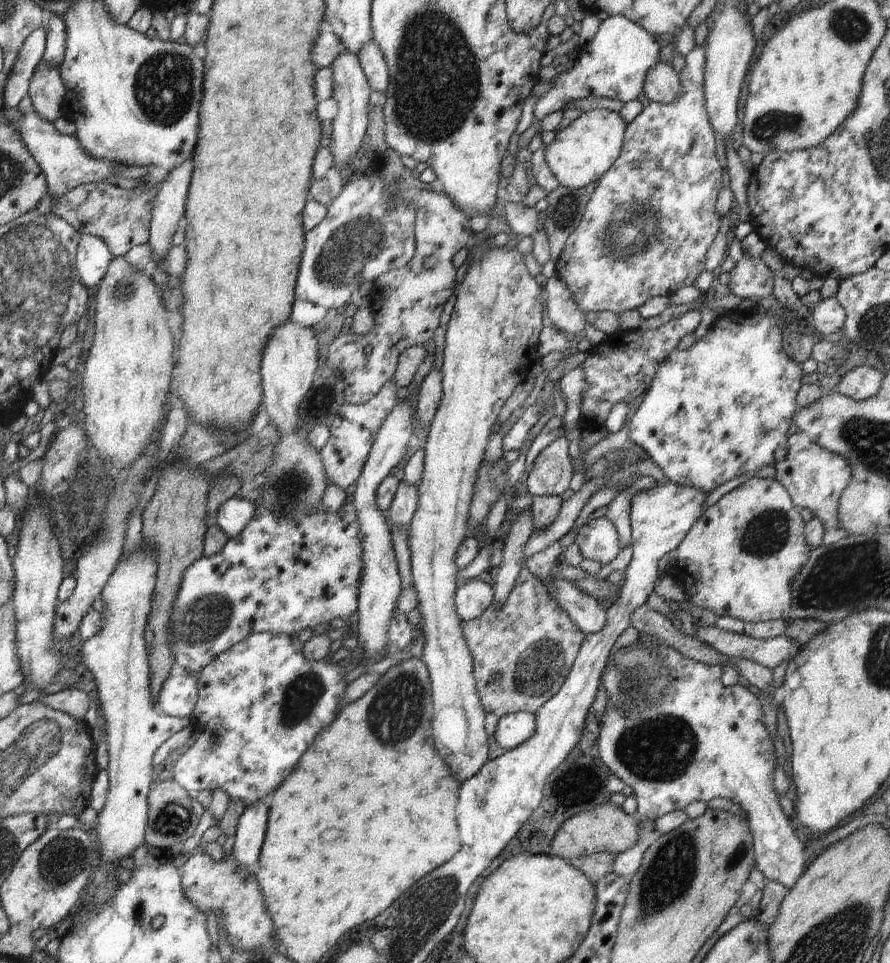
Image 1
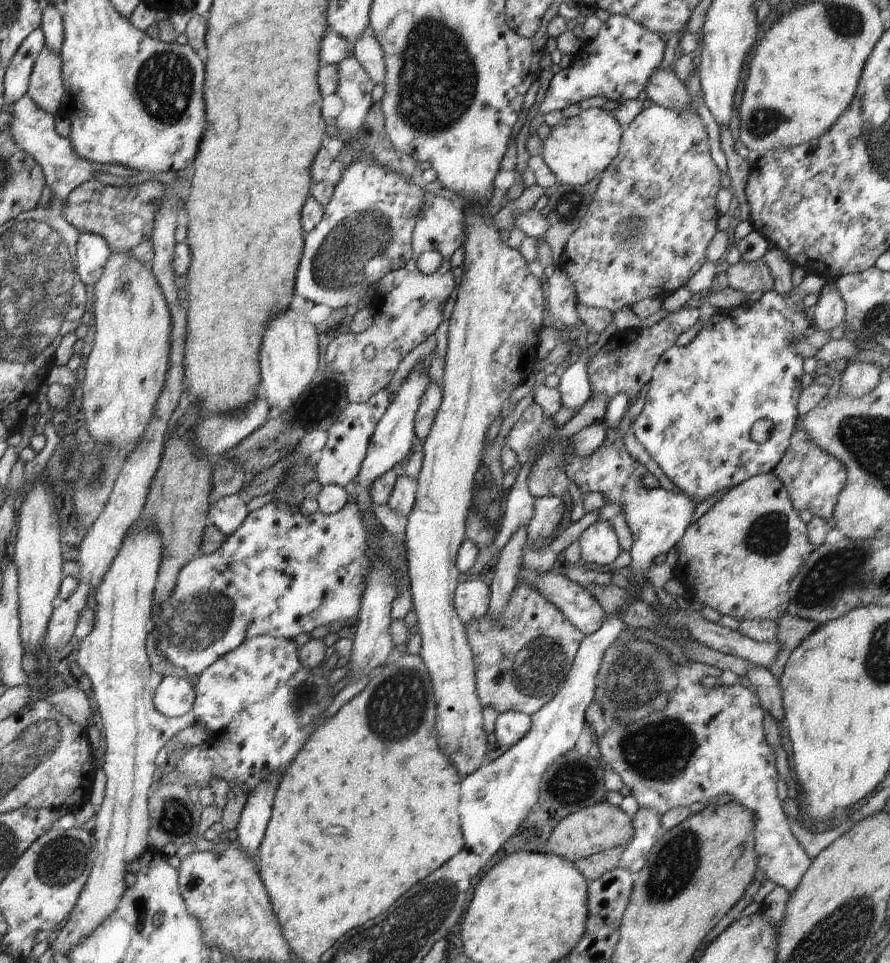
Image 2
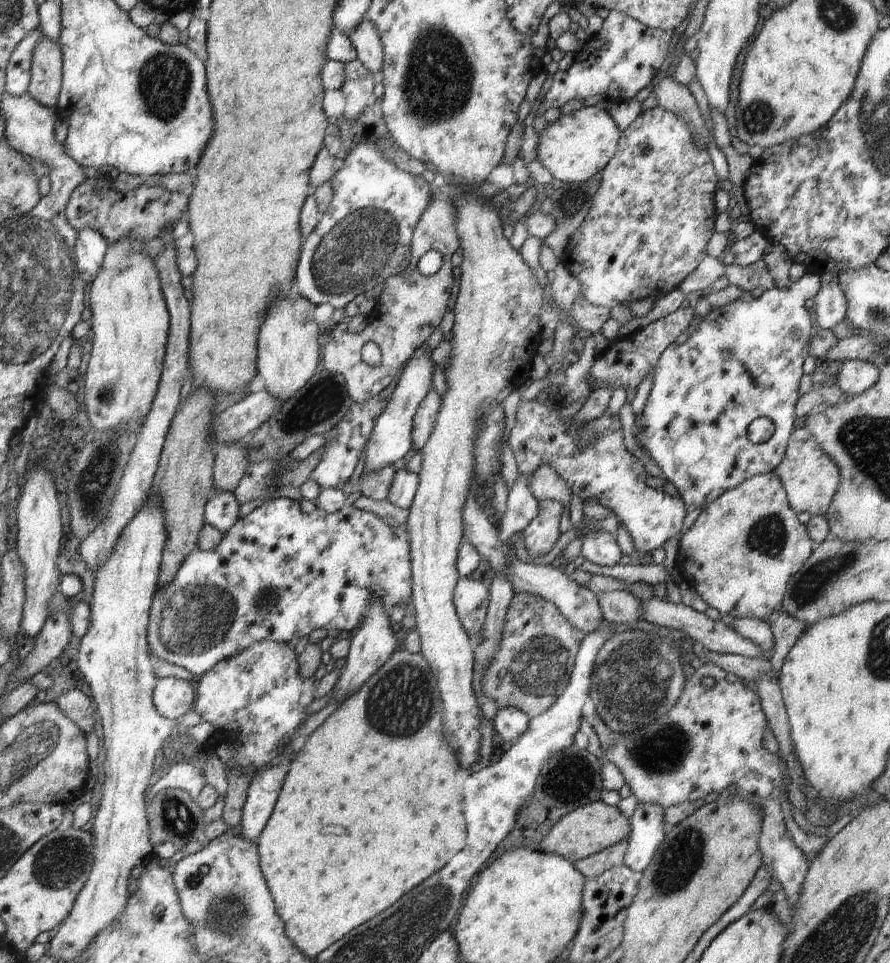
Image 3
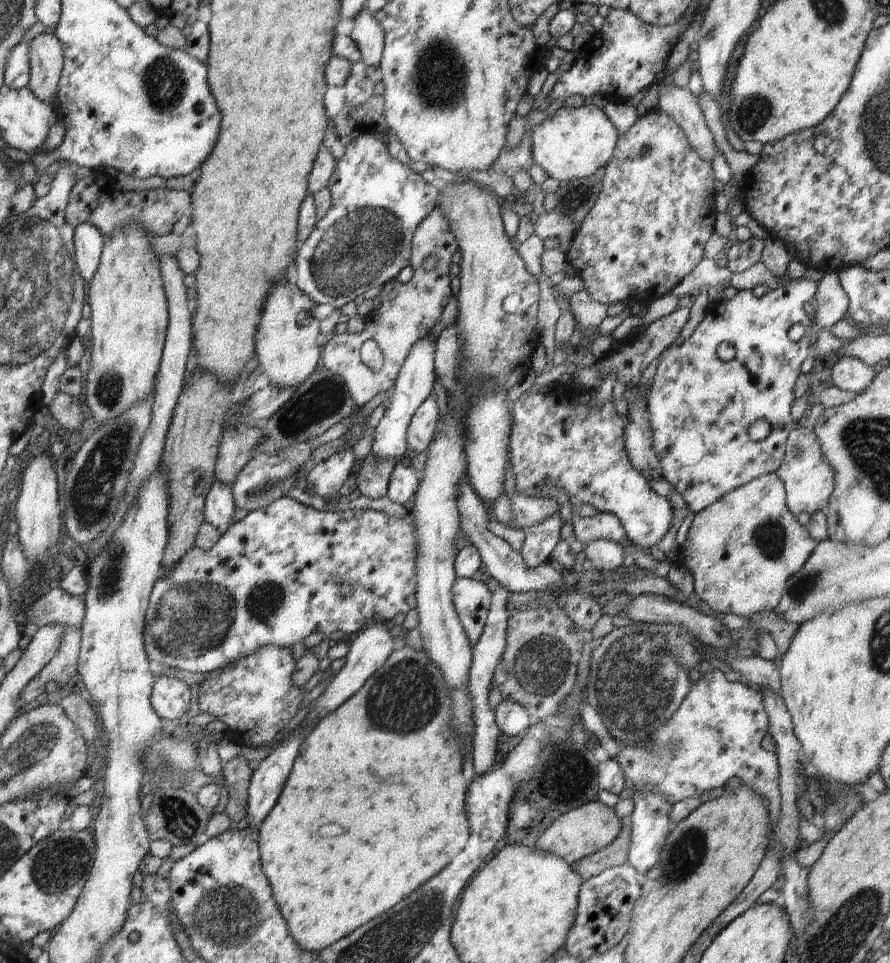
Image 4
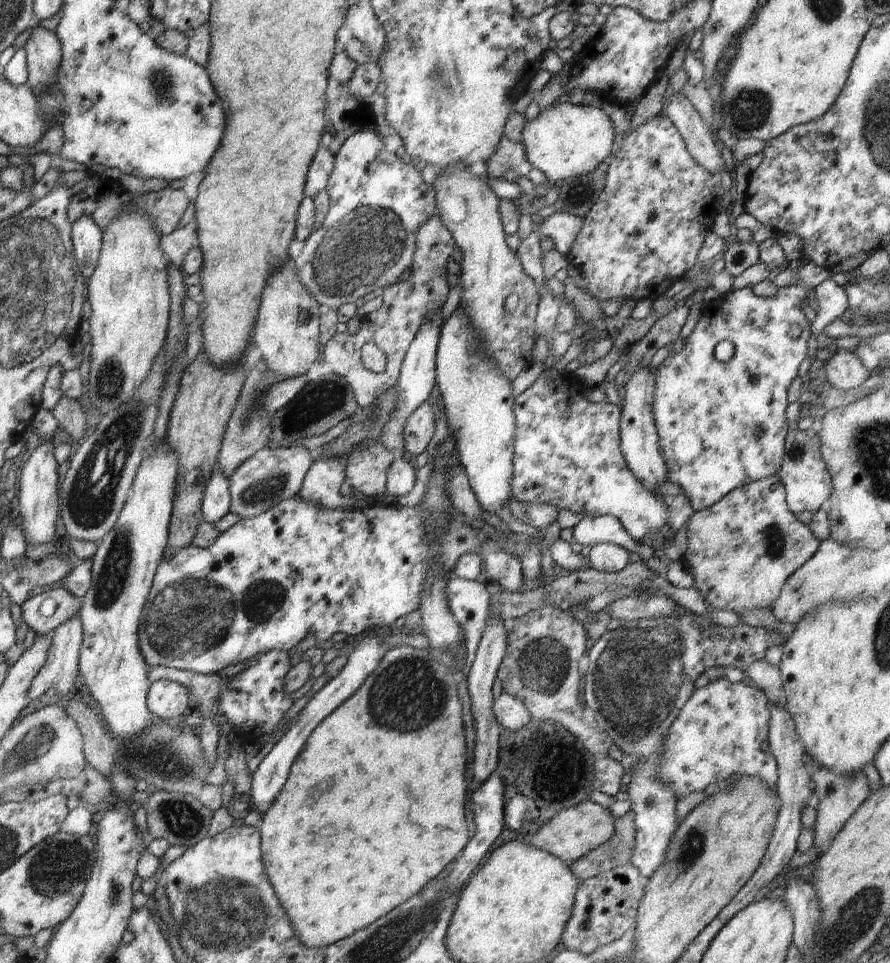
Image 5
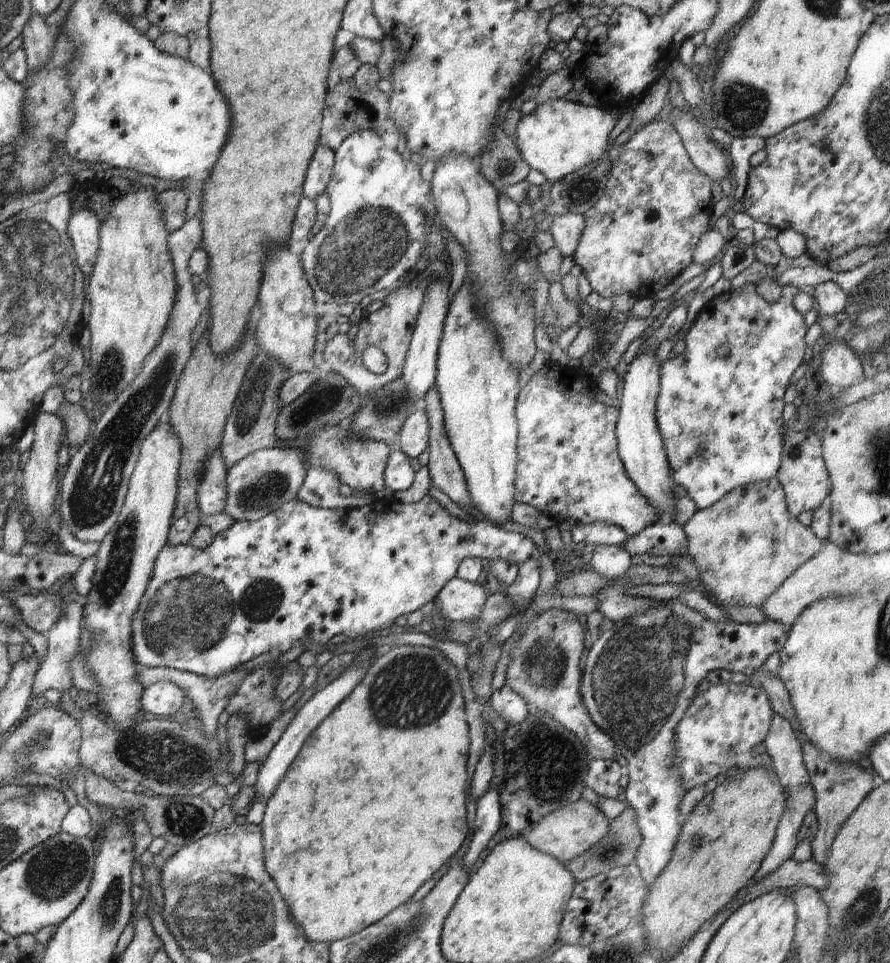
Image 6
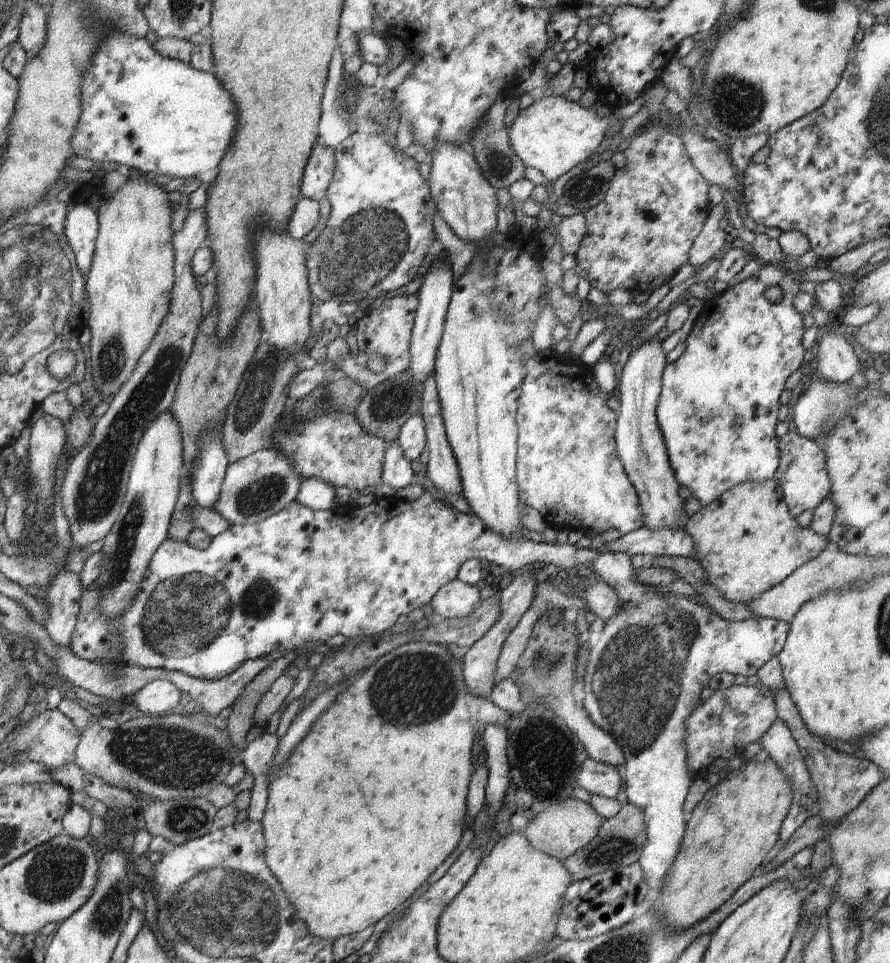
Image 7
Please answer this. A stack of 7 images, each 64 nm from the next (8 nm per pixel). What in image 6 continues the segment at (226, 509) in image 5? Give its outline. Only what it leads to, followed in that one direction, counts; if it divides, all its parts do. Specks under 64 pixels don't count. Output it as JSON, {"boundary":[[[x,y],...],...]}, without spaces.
{"boundary":[[[216,450],[207,461],[198,488],[199,508],[204,516],[223,513],[226,505],[226,478],[227,469],[223,464],[219,450]]]}

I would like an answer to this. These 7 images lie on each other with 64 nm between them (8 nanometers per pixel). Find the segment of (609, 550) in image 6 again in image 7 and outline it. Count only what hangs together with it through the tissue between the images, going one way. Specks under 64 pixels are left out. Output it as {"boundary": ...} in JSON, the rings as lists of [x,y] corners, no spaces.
{"boundary":[[[602,551],[596,556],[590,568],[591,571],[596,573],[605,584],[608,584],[618,594],[623,606],[618,614],[606,621],[606,627],[600,632],[601,636],[600,640],[598,640],[598,644],[591,647],[590,660],[588,660],[588,666],[586,666],[586,672],[584,672],[582,678],[584,680],[584,692],[586,693],[586,696],[584,696],[583,708],[594,724],[614,738],[614,741],[618,744],[624,756],[626,762],[626,778],[624,778],[624,783],[626,785],[628,803],[636,806],[636,809],[639,809],[643,813],[643,822],[645,825],[646,843],[644,844],[637,864],[641,867],[643,877],[645,878],[650,893],[654,894],[657,893],[658,890],[661,889],[662,884],[665,883],[665,875],[675,860],[675,855],[679,850],[684,832],[686,831],[688,817],[683,812],[683,805],[688,795],[689,788],[691,787],[692,780],[690,779],[689,769],[686,765],[684,726],[687,718],[690,717],[693,709],[701,700],[700,694],[702,688],[708,686],[712,676],[723,671],[731,672],[733,675],[740,674],[740,676],[747,678],[757,675],[758,670],[766,664],[772,656],[777,656],[783,650],[790,631],[790,626],[783,621],[764,619],[761,617],[753,617],[746,621],[726,621],[716,614],[716,612],[710,610],[710,608],[706,609],[700,607],[698,604],[692,603],[689,598],[675,596],[671,593],[667,593],[666,595],[656,593],[654,587],[642,585],[637,582],[635,568],[631,563],[631,557],[620,552]]]}

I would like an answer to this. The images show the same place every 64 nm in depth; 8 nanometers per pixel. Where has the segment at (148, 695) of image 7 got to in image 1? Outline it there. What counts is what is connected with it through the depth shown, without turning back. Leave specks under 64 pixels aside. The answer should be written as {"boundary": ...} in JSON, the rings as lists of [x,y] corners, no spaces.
{"boundary":[[[195,675],[170,676],[162,684],[156,709],[171,717],[190,717],[198,700],[198,681]]]}

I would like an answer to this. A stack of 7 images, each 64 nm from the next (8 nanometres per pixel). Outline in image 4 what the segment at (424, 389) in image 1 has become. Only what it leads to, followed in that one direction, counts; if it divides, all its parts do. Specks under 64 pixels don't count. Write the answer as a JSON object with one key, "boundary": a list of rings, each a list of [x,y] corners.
{"boundary":[[[429,397],[417,410],[410,422],[407,442],[408,449],[424,453],[437,432],[440,410],[437,401]]]}

